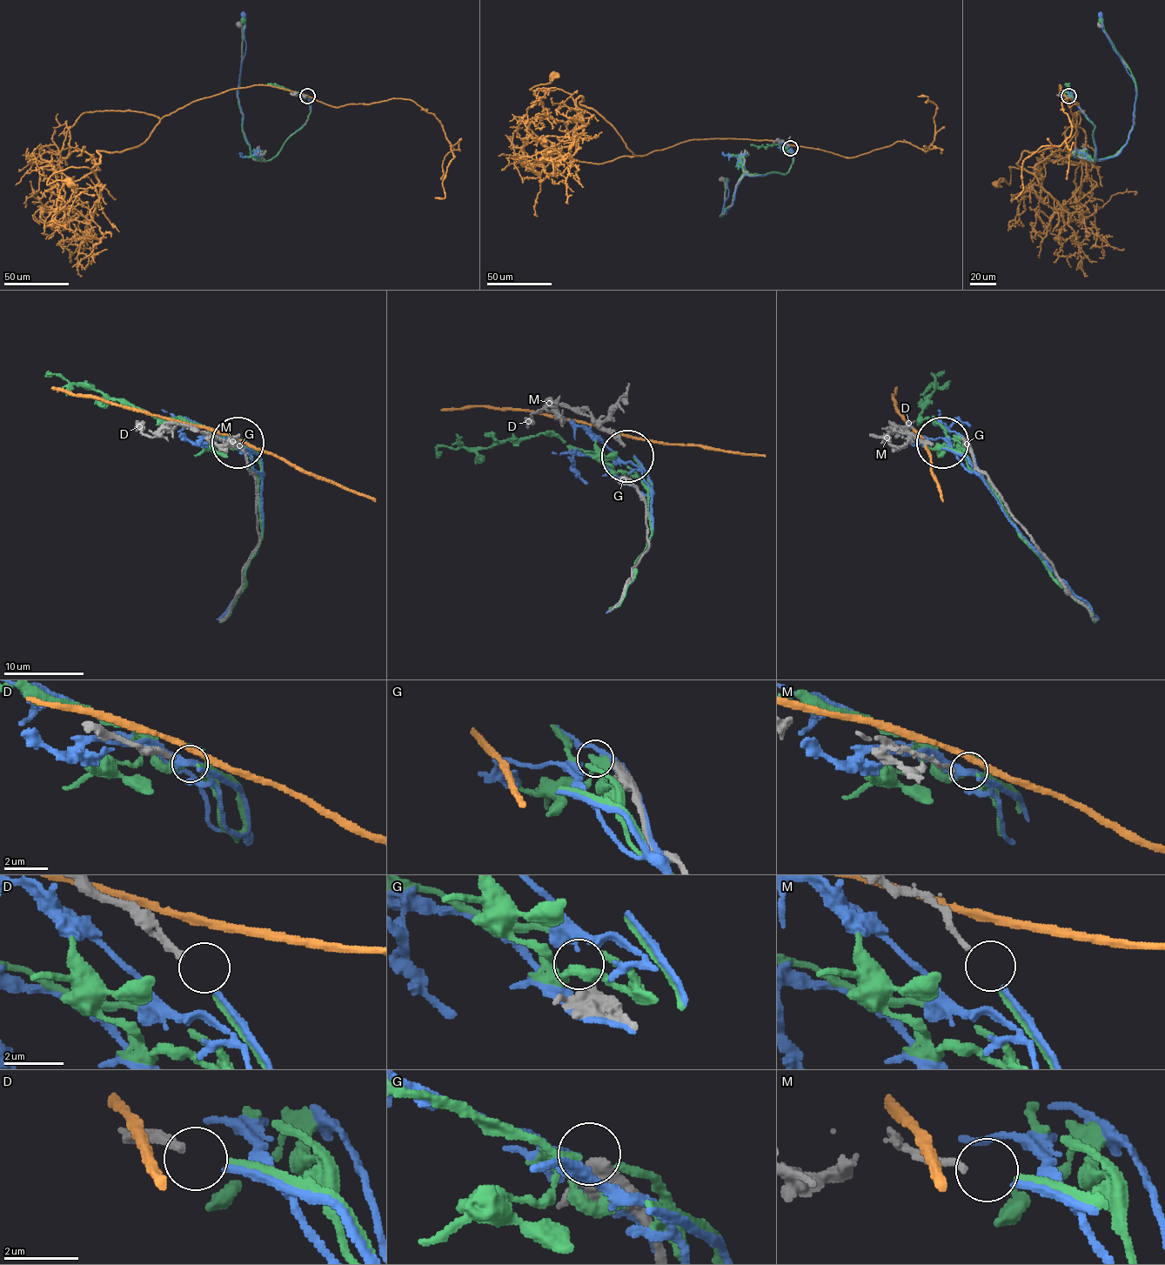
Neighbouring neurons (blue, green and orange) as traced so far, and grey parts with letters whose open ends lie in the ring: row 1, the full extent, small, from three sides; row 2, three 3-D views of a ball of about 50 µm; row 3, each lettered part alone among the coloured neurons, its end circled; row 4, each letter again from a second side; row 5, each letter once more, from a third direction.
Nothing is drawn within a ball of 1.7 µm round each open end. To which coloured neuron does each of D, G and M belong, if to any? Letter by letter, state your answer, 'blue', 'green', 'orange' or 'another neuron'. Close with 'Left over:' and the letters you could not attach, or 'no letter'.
D: green
G: another neuron
M: blue
Left over: G

